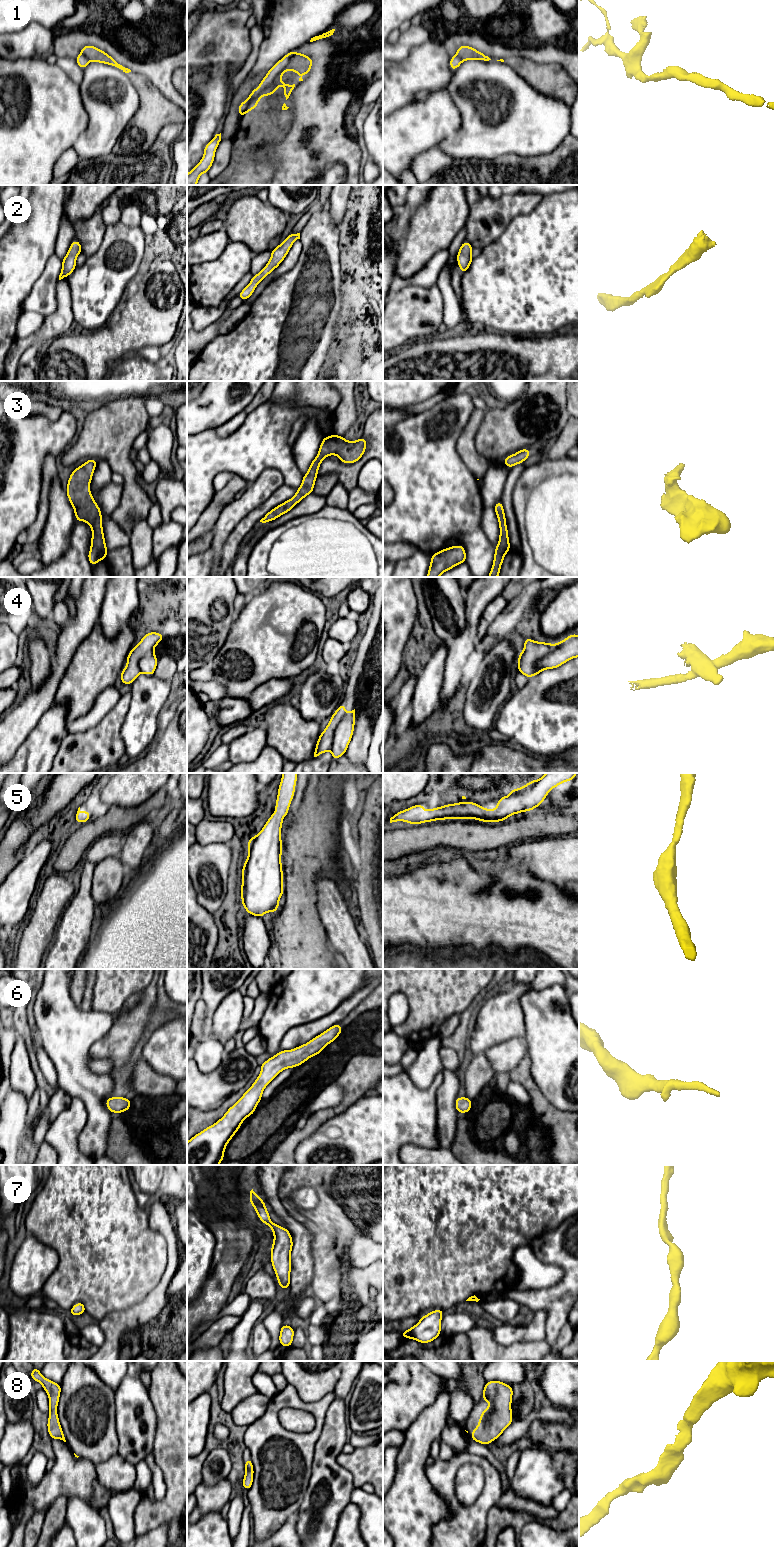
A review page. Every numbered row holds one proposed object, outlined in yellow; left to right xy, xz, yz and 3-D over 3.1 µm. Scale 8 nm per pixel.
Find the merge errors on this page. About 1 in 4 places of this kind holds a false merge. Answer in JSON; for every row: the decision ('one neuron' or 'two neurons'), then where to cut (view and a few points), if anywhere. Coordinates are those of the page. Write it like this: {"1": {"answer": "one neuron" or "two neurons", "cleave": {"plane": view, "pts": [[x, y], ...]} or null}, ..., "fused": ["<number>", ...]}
{"1": {"answer": "two neurons", "cleave": {"plane": "xz", "pts": [[295, 52], [286, 66], [262, 94]]}}, "2": {"answer": "one neuron", "cleave": null}, "3": {"answer": "one neuron", "cleave": null}, "4": {"answer": "two neurons", "cleave": {"plane": "xz", "pts": [[346, 713], [335, 730], [334, 740], [330, 749]]}}, "5": {"answer": "one neuron", "cleave": null}, "6": {"answer": "one neuron", "cleave": null}, "7": {"answer": "one neuron", "cleave": null}, "8": {"answer": "one neuron", "cleave": null}, "fused": ["1", "4"]}

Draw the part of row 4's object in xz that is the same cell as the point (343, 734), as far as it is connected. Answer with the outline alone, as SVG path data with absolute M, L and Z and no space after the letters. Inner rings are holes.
M355 709L346 713L344 719L337 726L334 733L334 741L331 747L332 760L336 760L344 755L352 739L354 732Z

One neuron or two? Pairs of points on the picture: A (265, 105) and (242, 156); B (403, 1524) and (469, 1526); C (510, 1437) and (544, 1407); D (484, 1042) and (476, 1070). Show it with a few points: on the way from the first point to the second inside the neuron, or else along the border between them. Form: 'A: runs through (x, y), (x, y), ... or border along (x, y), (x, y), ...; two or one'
A: border along (257, 107), (267, 112); two
B: border along (447, 1506), (451, 1517), (439, 1520), (431, 1536); two
C: runs through (518, 1429), (532, 1415), (536, 1414); one
D: border along (484, 1052), (473, 1056); two

